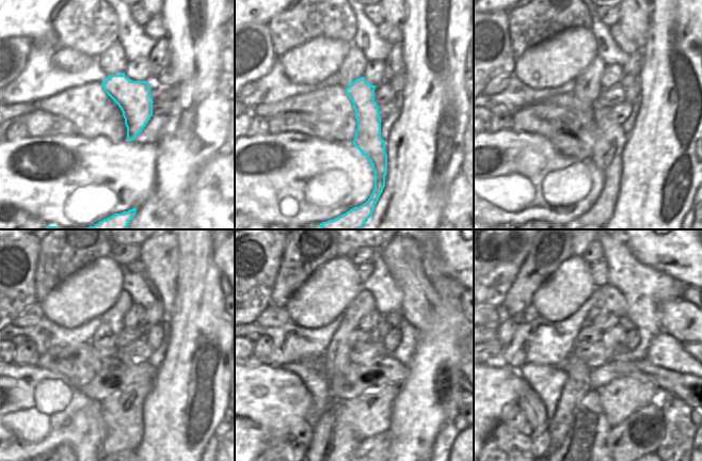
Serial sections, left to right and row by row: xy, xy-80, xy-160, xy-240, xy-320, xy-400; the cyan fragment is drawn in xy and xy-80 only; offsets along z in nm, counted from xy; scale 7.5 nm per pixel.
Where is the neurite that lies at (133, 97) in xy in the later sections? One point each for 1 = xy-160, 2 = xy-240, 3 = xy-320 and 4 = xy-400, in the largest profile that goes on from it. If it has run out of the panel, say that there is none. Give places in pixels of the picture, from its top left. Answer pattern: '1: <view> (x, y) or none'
1: xy-160 (606, 156)
2: xy-240 (122, 413)
3: xy-320 (368, 414)
4: xy-400 (622, 397)

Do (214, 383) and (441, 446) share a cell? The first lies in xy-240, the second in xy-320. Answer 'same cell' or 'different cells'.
different cells

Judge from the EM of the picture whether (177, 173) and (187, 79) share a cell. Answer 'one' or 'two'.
one

